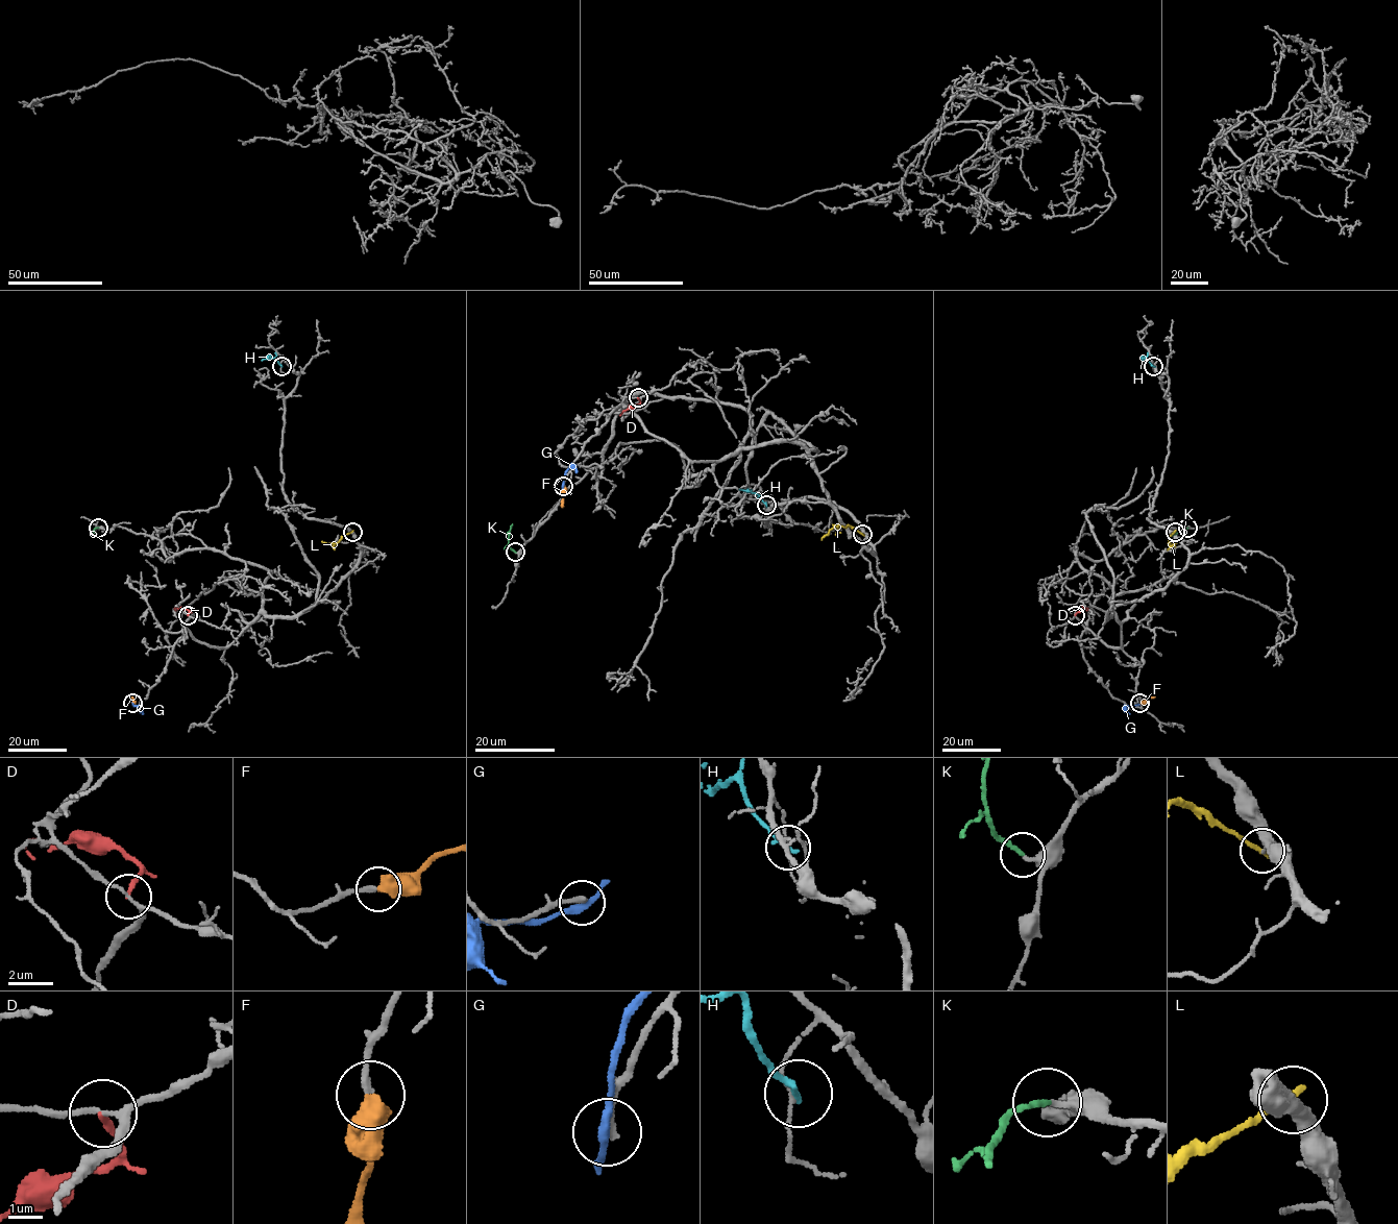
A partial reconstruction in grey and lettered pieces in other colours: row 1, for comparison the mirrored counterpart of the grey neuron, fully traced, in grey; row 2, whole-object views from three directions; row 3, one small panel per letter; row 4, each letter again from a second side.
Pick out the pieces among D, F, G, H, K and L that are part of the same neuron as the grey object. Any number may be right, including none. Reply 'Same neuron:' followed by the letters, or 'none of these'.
Same neuron: F, K

